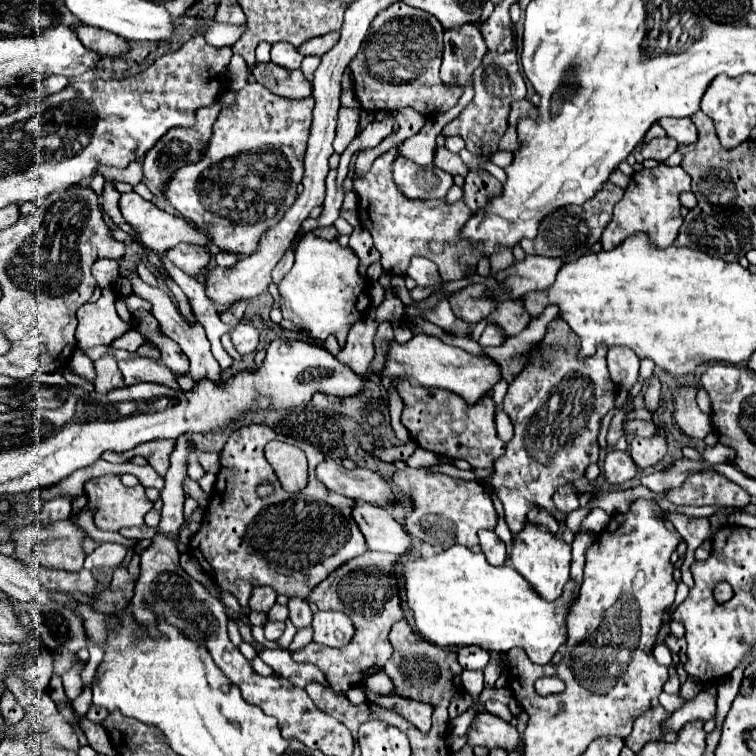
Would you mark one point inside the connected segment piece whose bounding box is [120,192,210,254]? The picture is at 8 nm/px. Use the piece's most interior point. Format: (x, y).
(158, 230)

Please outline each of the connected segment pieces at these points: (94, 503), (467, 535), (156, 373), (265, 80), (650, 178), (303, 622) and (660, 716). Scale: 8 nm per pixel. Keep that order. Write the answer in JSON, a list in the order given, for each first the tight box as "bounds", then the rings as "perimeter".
[{"bounds":[84,476,152,532],"perimeter":[[[100,476],[100,478],[92,478],[86,482],[84,486],[86,492],[86,508],[94,512],[94,524],[100,530],[112,530],[112,532],[120,532],[122,528],[132,528],[132,526],[142,526],[144,524],[144,516],[148,510],[152,510],[152,502],[146,498],[144,486],[134,486],[128,488],[120,482],[120,476]]]},{"bounds":[392,468,496,548],"perimeter":[[[406,468],[394,472],[392,484],[394,488],[400,488],[400,492],[408,498],[412,508],[404,524],[408,534],[432,544],[434,548],[448,548],[452,544],[472,548],[478,544],[480,530],[496,528],[496,508],[490,496],[482,492],[482,486],[478,482],[456,480],[440,472],[430,472],[426,468]]]},{"bounds":[118,358,178,388],"perimeter":[[[136,358],[136,360],[122,360],[118,362],[118,368],[126,380],[126,384],[138,384],[138,382],[156,382],[166,384],[170,388],[178,388],[172,372],[154,360],[148,358]]]},{"bounds":[250,62,310,98],"perimeter":[[[258,62],[250,68],[254,80],[266,86],[270,92],[288,98],[308,98],[310,82],[306,82],[300,70],[286,70],[274,62]]]},{"bounds":[601,164,690,250],"perimeter":[[[660,164],[654,170],[642,170],[634,172],[630,178],[628,188],[624,190],[624,198],[614,206],[614,216],[606,230],[602,233],[601,242],[603,250],[611,250],[620,242],[624,242],[628,236],[636,232],[646,232],[654,246],[668,248],[678,238],[678,230],[682,226],[680,192],[690,190],[690,176],[680,168],[668,168]]]},{"bounds":[288,598,312,630],"perimeter":[[[290,598],[288,602],[288,610],[290,610],[290,620],[296,626],[296,630],[308,628],[312,624],[312,610],[308,606],[306,600],[300,598]]]},{"bounds":[624,706,676,752],"perimeter":[[[662,706],[650,708],[650,712],[642,714],[642,716],[634,722],[634,730],[632,730],[632,734],[624,740],[624,744],[626,744],[630,750],[638,752],[638,750],[640,750],[646,742],[650,742],[650,740],[660,740],[660,738],[664,738],[664,740],[676,740],[676,734],[662,734],[662,730],[660,730],[660,722],[666,720],[668,716],[670,716],[670,714],[668,714]]]}]

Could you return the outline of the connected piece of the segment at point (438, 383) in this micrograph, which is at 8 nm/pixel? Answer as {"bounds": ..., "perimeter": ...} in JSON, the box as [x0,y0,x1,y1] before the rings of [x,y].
{"bounds":[378,334,500,404],"perimeter":[[[414,334],[406,344],[398,344],[396,340],[390,340],[384,368],[378,374],[386,376],[390,380],[404,378],[404,380],[416,382],[420,386],[434,386],[434,388],[458,392],[468,404],[478,402],[500,380],[498,370],[492,360],[476,358],[476,356],[468,354],[466,350],[448,346],[440,338],[428,336],[428,334]]]}

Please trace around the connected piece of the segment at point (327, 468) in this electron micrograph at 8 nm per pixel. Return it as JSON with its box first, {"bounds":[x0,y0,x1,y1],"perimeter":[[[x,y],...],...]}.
{"bounds":[316,460,392,506],"perimeter":[[[324,460],[316,468],[316,476],[326,488],[330,488],[330,492],[338,492],[352,500],[362,500],[376,506],[386,506],[392,502],[390,484],[372,470],[344,470],[340,462]]]}

